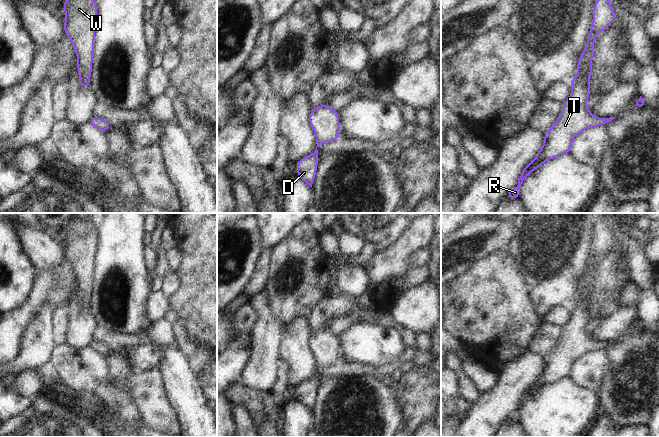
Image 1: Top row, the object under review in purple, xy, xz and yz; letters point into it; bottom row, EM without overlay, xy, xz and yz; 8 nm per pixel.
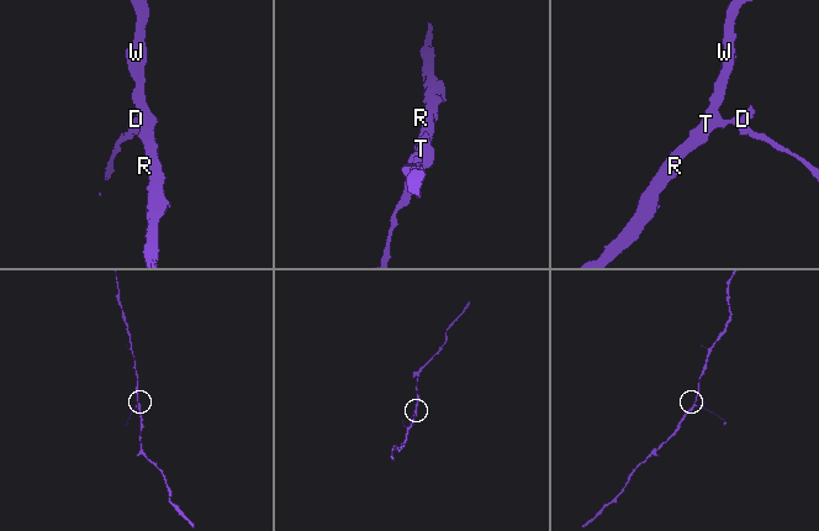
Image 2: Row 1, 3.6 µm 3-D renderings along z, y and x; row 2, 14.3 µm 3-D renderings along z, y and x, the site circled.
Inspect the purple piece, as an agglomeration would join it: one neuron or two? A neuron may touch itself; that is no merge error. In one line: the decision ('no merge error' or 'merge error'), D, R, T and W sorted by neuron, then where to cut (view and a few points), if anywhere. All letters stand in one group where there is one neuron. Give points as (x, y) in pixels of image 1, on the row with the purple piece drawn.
no merge error | D R T W | no cut

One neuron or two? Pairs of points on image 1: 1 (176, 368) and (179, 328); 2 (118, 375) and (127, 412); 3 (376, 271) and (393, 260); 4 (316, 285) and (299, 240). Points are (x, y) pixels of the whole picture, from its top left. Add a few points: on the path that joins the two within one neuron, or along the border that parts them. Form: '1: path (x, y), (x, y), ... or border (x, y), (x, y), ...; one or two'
1: border (175, 343), (187, 358), (191, 368); two
2: path (118, 384), (118, 403); one
3: path (380, 271), (389, 264); one
4: path (305, 274), (299, 268), (299, 251); one

